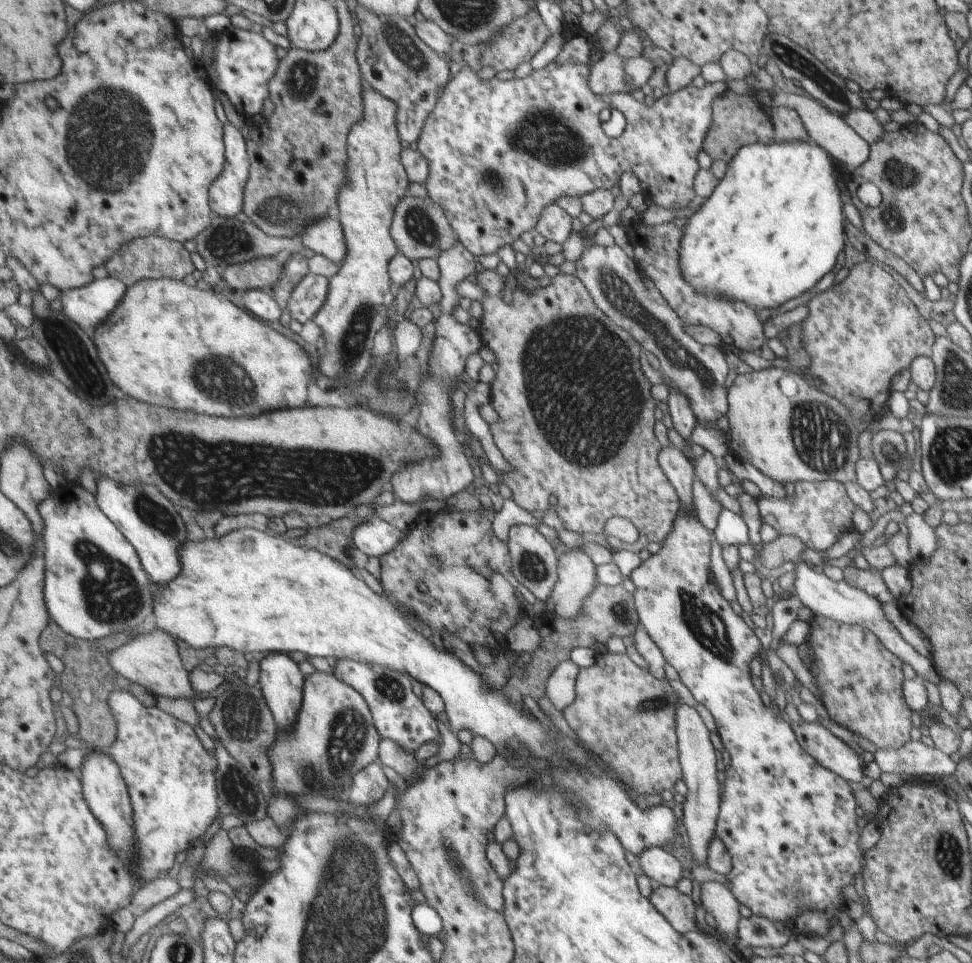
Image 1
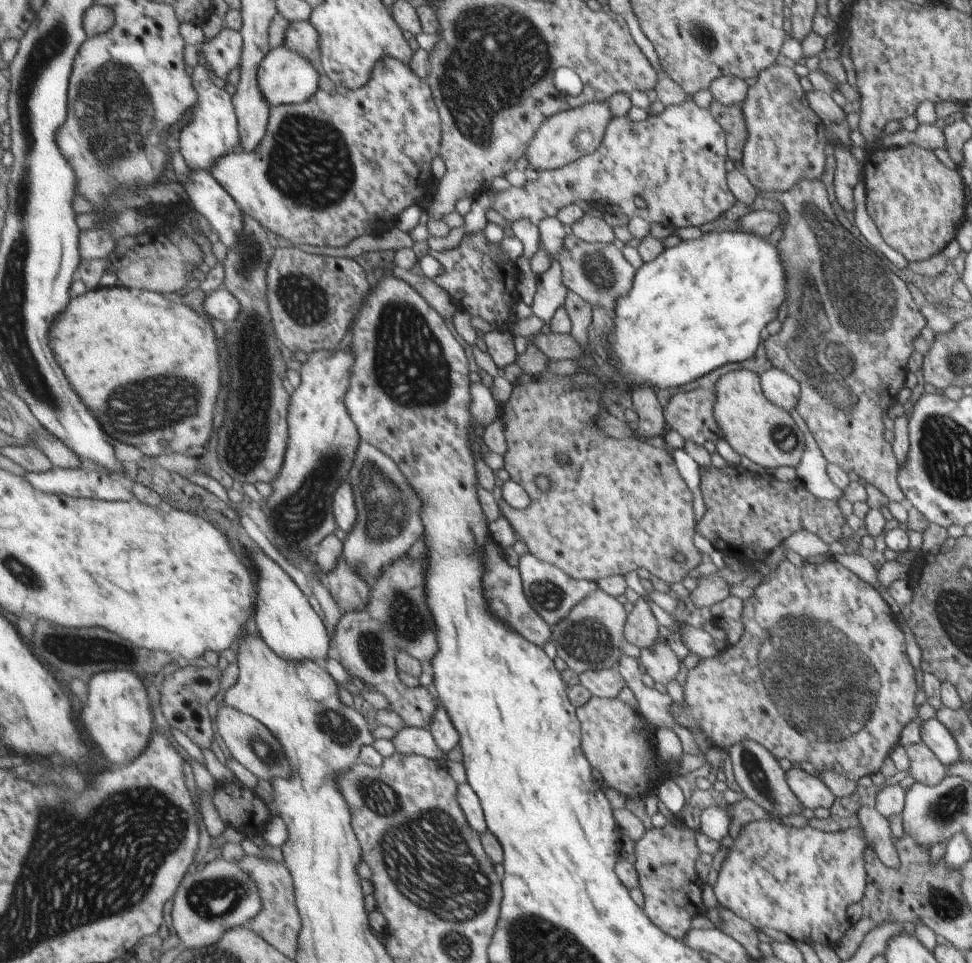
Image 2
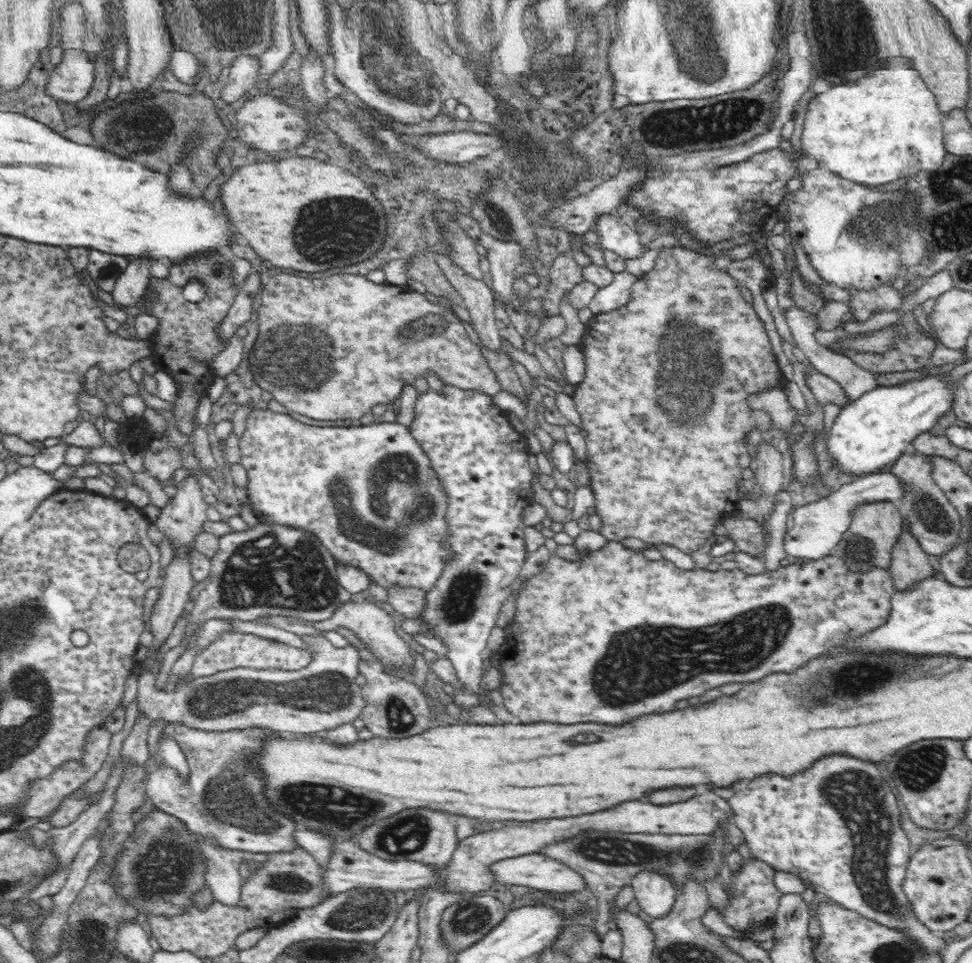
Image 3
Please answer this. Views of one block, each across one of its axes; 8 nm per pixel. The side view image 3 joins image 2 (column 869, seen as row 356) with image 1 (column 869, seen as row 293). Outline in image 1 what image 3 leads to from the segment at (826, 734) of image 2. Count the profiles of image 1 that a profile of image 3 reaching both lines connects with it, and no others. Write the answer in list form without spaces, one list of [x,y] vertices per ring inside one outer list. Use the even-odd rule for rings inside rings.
[[[813,616],[809,626],[806,641],[813,661],[808,670],[816,679],[829,718],[881,749],[902,748],[913,741],[913,716],[919,712],[913,712],[904,702],[905,674],[900,660],[884,648],[879,638],[858,625]]]

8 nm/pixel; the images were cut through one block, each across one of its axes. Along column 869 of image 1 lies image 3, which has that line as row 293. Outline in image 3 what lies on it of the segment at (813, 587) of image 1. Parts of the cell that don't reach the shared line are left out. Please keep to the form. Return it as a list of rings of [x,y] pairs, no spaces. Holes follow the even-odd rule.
[[[625,271],[615,274],[614,283],[599,289],[588,308],[596,316],[616,311],[628,305],[631,300],[633,285],[637,278]]]

